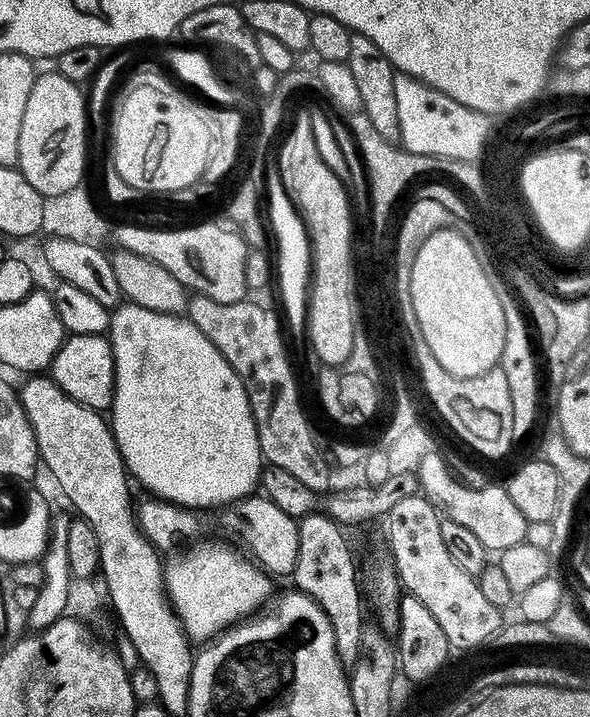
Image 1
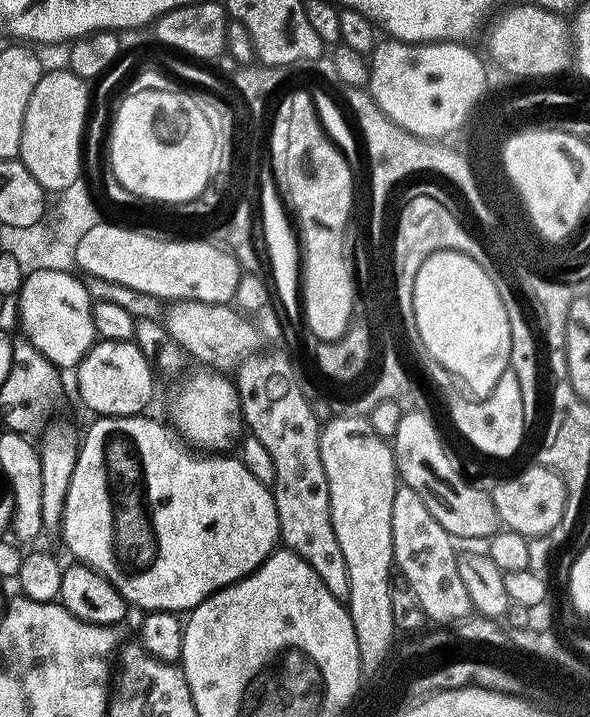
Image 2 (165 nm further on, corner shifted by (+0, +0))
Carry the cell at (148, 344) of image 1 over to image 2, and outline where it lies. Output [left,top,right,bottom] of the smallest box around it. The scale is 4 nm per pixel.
[172,370,242,450]

